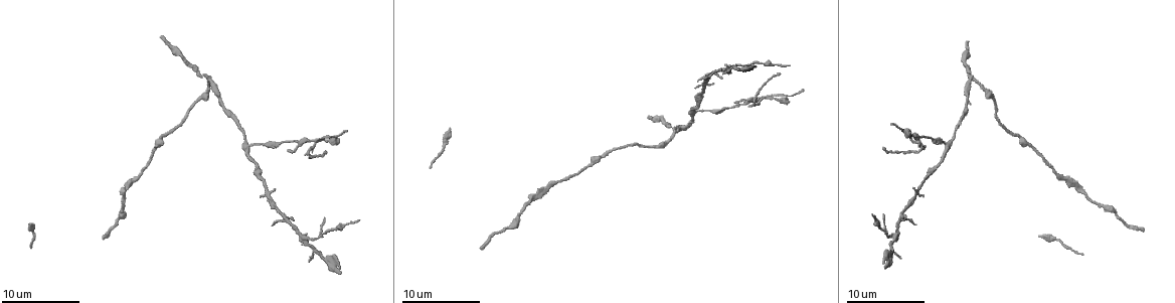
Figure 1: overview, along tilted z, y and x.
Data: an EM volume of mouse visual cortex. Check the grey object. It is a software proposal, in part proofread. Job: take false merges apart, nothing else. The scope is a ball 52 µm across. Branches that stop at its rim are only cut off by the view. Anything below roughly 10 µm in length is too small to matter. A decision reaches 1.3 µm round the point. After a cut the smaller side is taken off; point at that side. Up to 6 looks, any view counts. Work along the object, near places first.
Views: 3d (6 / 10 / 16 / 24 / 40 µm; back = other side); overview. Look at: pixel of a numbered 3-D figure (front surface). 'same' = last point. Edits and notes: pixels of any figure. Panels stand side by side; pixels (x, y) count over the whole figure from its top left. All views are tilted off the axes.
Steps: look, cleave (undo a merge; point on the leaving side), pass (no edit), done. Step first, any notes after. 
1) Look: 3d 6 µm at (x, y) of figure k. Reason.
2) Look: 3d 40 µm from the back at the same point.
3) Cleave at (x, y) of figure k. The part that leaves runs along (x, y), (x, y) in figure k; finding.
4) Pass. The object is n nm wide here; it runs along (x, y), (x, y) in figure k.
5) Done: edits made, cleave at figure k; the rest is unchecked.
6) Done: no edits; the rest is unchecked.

Look: 3d 16 µm at (249, 145) of figure 1. Two arms at a narrow angle.

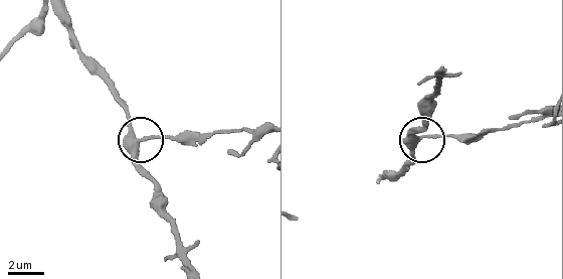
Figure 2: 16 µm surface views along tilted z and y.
Look: 3d 16 µm from the back at (418, 139) of figure 2. Other side.

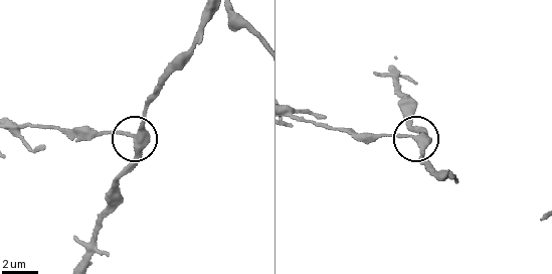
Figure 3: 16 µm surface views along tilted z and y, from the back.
Pass. The side arm is 18 µm long; it runs along (453, 178), (429, 165), (414, 138), (356, 134) in figure 3; all the same cell.

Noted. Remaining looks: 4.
Look: 3d 10 µm at (267, 195) of figure 1. Calibre changes.

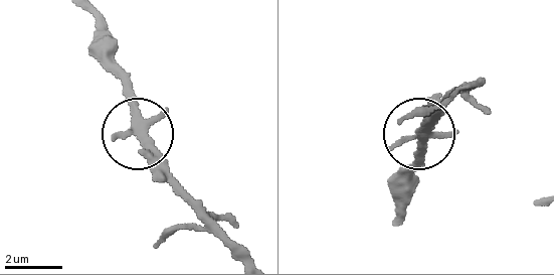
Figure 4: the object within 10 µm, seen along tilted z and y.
Pass. The object is 230 nm wide here; it runs along (88, 10), (133, 123), (177, 180) in figure 4; continuous, no second cell.

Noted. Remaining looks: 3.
Look: 3d 16 µm at (764, 97) of figure 1. Thin arm on a thick one.

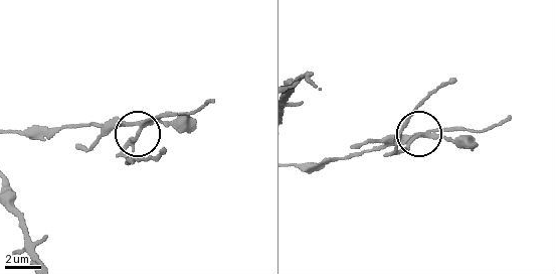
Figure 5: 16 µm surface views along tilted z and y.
Pass. It runs along (296, 165), (344, 159), (419, 135), (406, 148), (393, 152) in figure 5; continuous, no second cell.

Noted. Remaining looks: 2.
Done: no edits; the rest is unchecked.

